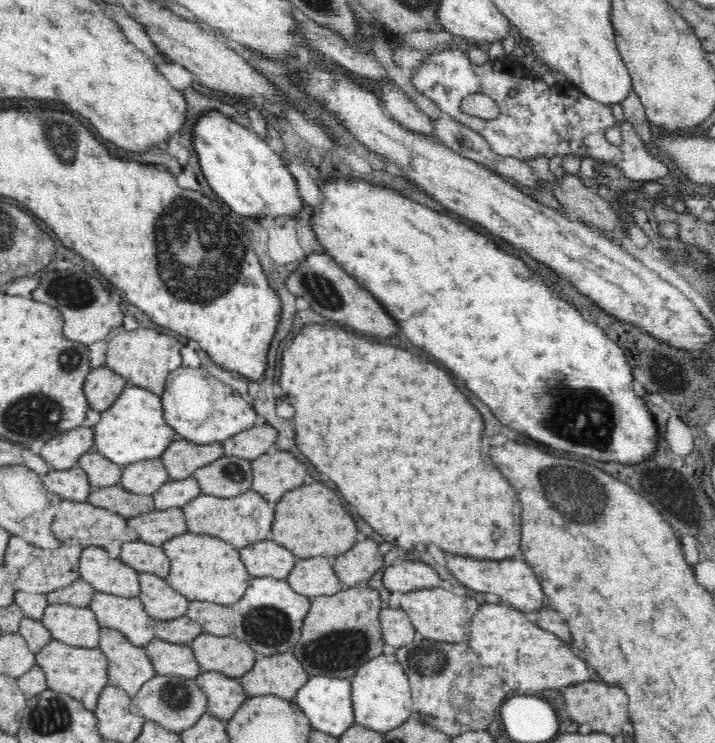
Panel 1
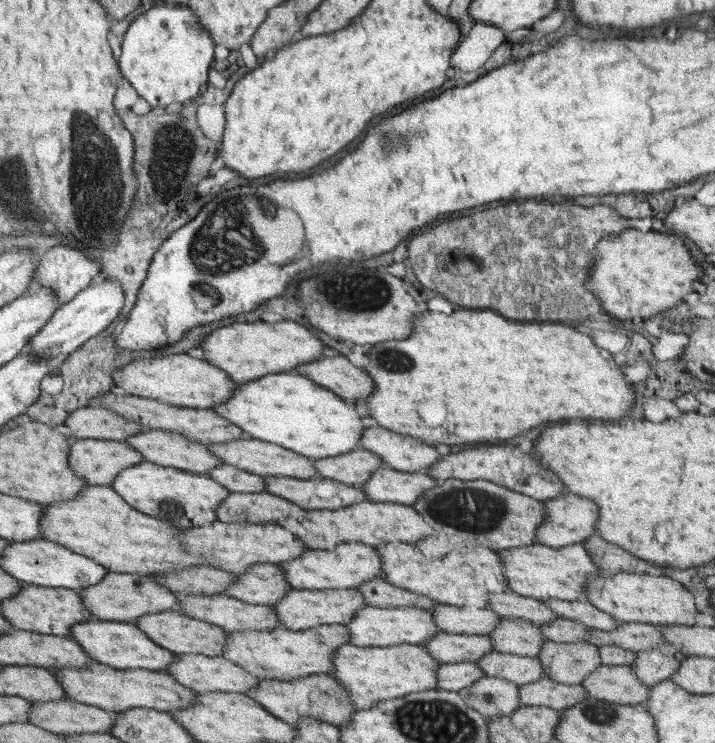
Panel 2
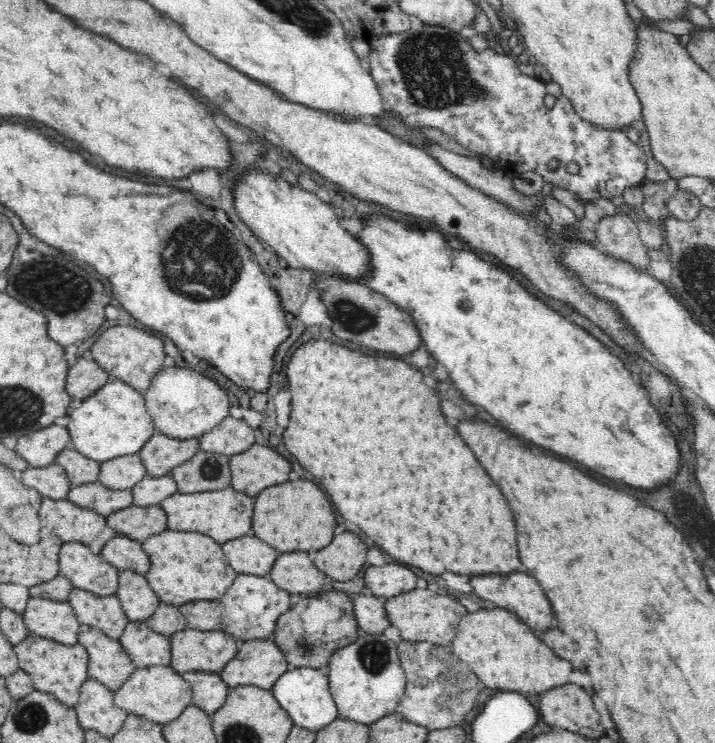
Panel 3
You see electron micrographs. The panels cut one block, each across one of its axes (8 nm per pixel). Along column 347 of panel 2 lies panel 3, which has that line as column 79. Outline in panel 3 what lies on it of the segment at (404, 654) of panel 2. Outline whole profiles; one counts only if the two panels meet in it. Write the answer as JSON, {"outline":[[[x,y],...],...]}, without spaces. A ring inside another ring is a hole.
{"outline":[[[28,634],[22,642],[12,646],[18,657],[19,668],[30,675],[34,688],[38,692],[53,694],[55,700],[67,707],[78,702],[82,683],[89,678],[87,673],[88,654],[79,644],[63,645],[38,635]]]}

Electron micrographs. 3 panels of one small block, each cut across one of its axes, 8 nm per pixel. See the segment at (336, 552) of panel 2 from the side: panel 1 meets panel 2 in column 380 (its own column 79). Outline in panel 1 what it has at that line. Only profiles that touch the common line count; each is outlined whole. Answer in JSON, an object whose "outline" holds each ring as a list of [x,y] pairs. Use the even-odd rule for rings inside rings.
{"outline":[[[83,547],[78,558],[79,577],[90,583],[94,590],[119,597],[138,597],[138,574],[120,558],[112,558],[106,549]]]}

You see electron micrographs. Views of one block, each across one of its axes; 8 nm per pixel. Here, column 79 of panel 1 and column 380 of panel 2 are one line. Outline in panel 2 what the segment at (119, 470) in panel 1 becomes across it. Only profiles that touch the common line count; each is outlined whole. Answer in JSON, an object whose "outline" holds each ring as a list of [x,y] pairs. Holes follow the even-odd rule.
{"outline":[[[360,447],[339,456],[319,458],[313,461],[319,468],[317,476],[354,486],[366,483],[372,471],[385,466],[382,458]]]}

